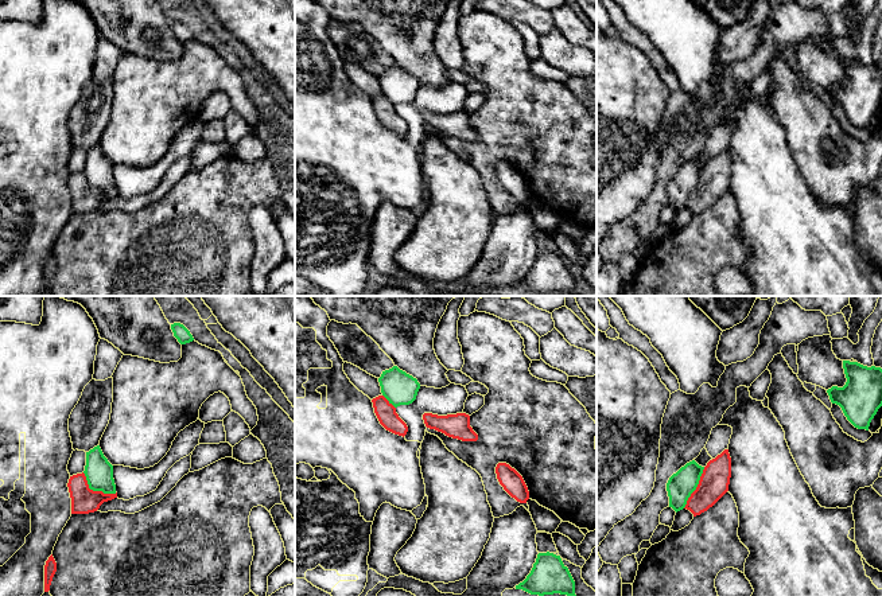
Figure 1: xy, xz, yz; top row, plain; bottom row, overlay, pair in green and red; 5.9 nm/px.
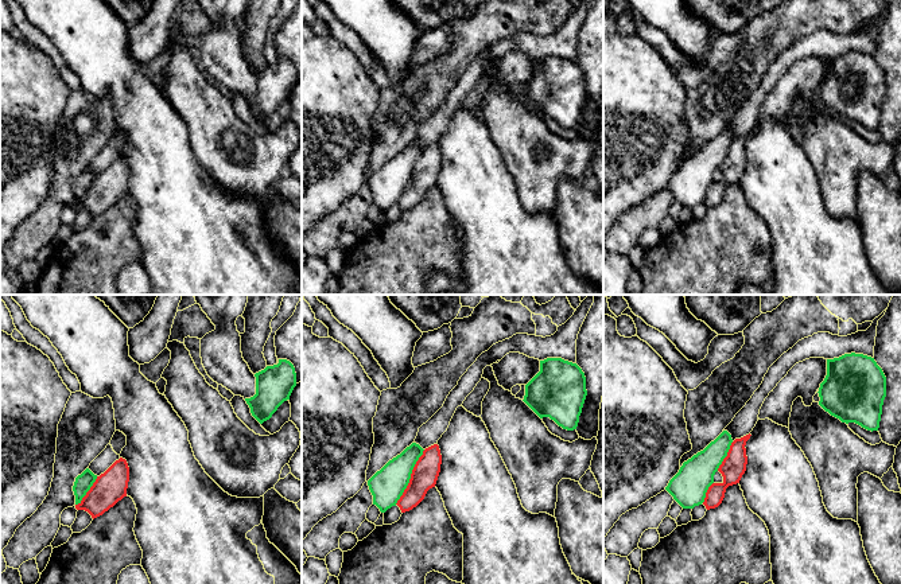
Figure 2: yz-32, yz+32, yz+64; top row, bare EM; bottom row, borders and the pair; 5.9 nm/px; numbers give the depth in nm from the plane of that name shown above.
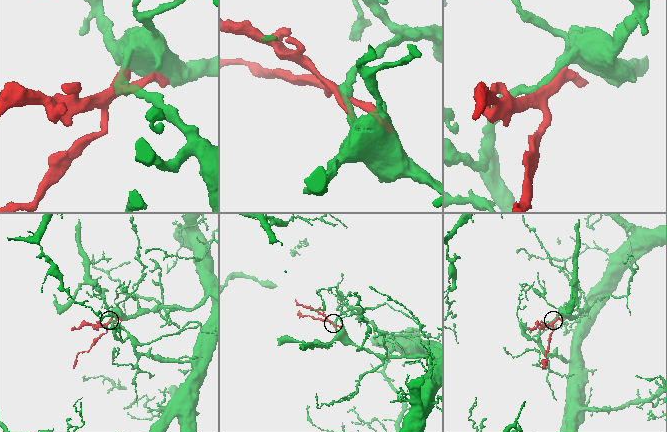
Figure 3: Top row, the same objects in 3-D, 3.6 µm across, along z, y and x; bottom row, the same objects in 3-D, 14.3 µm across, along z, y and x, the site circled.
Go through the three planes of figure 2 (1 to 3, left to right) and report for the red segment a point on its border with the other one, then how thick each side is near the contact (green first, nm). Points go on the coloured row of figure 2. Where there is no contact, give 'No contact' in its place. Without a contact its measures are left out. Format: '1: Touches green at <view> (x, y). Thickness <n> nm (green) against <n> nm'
1: Touches green at yz-32 (88, 490). Thickness 100 nm (green) against 190 nm
2: Touches green at yz+32 (410, 477). Thickness 200 nm (green) against 160 nm
3: Touches green at yz+64 (726, 455). Thickness 200 nm (green) against 150 nm

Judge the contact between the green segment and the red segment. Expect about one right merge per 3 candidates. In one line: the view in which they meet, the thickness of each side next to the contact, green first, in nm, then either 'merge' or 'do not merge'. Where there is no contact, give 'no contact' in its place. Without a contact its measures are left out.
meets green in xy; 170 nm thick on the green side, 160 nm on the other; do not merge

